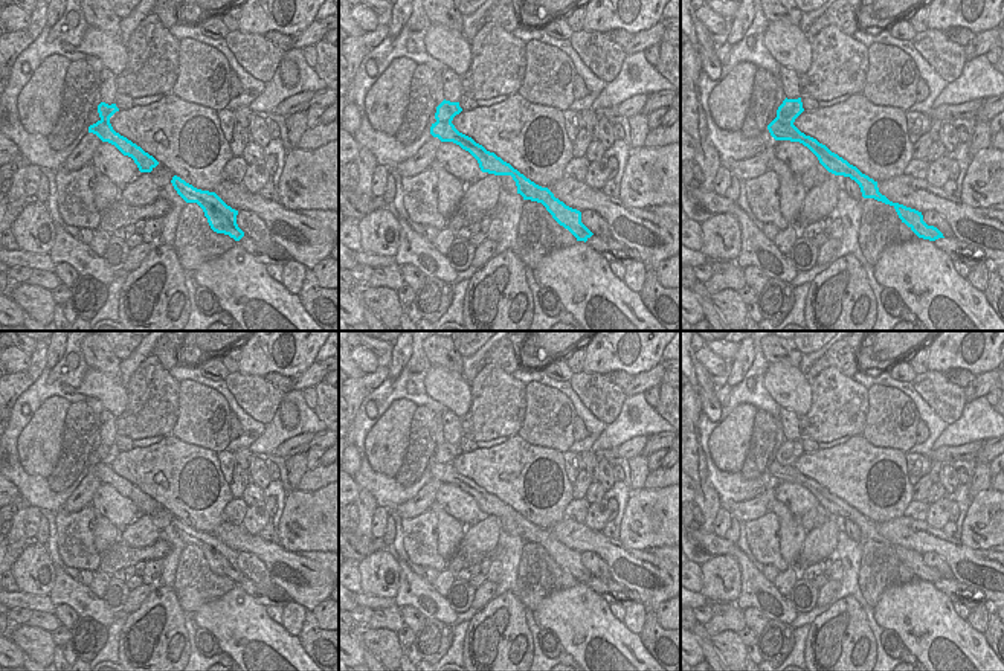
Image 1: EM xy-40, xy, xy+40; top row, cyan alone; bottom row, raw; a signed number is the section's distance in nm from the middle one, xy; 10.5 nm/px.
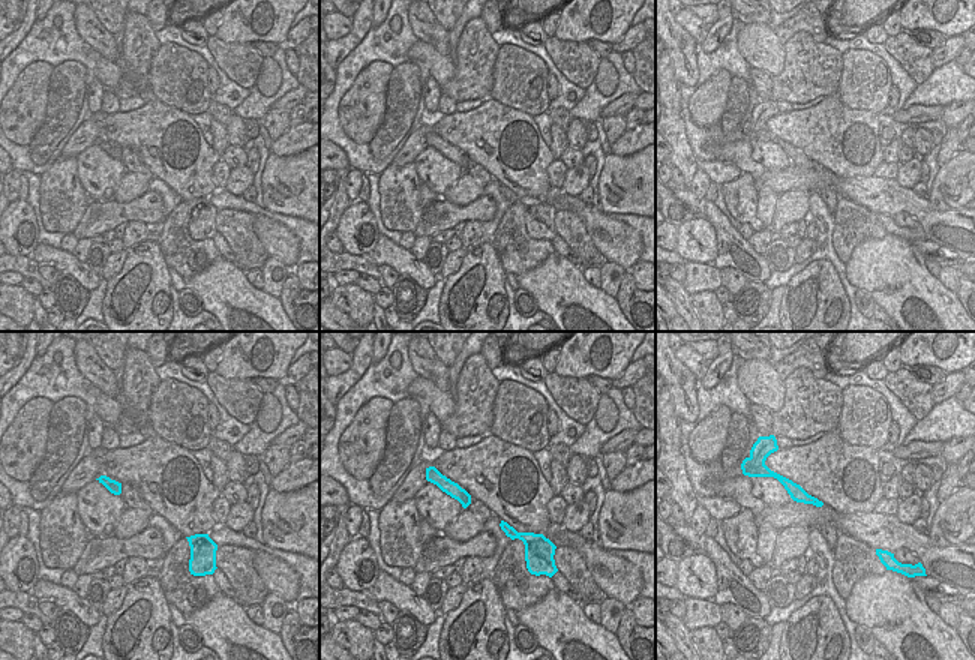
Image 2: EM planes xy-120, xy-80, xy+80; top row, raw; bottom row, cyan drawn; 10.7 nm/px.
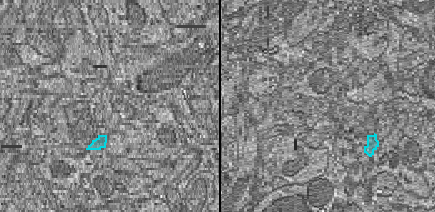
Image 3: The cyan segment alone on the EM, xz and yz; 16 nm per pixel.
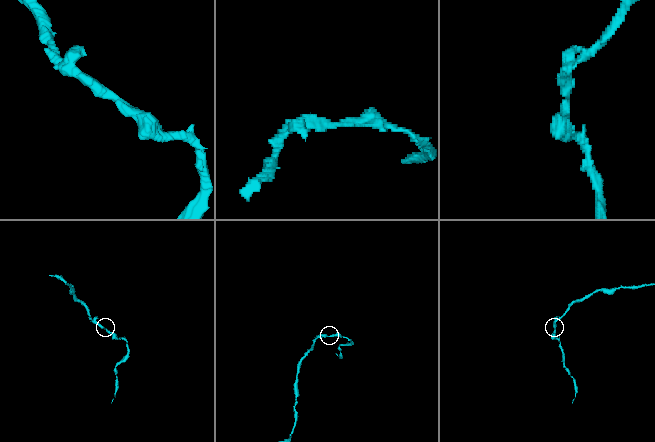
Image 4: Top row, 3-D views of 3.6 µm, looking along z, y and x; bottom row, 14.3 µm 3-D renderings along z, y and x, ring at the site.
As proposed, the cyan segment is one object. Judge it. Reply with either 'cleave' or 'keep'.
keep

